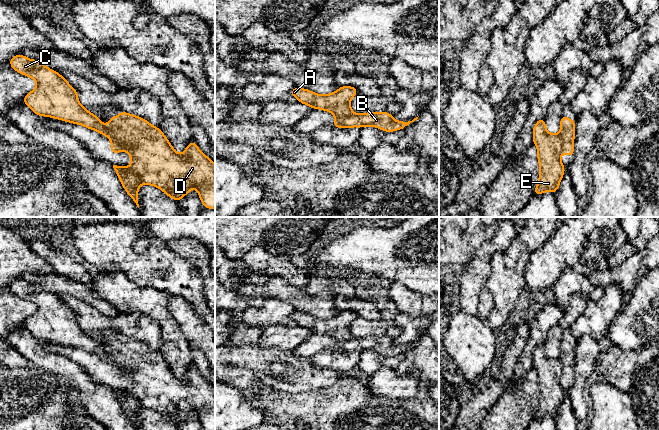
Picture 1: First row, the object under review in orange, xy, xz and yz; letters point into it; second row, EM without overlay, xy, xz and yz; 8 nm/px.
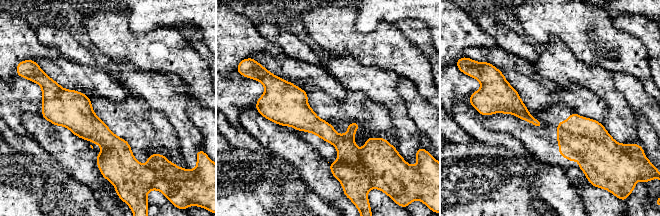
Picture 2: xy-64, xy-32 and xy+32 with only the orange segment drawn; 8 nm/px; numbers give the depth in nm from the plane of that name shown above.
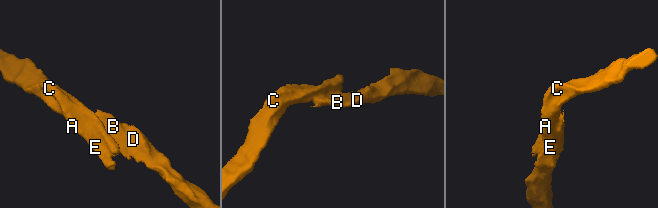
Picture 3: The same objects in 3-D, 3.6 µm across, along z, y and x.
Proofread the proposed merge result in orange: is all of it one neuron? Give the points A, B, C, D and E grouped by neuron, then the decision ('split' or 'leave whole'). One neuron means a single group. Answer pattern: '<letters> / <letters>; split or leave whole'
A C E / B D; split

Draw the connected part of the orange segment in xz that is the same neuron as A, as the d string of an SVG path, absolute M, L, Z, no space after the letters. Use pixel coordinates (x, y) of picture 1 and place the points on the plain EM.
M296 310L291 314L290 318L298 326L306 328L312 333L325 334L338 341L346 341L355 338L350 331L350 325L358 318L358 314L353 310L342 310L331 318L319 319Z

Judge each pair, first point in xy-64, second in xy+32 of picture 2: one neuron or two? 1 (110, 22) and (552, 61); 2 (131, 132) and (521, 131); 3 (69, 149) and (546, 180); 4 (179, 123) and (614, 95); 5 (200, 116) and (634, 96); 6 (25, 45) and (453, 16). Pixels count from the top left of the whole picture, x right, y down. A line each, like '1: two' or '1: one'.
1: two
2: two
3: one
4: one
5: one
6: one

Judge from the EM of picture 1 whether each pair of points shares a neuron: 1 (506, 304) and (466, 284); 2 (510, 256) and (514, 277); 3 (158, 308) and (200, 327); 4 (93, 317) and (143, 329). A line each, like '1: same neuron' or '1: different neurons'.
1: different neurons
2: different neurons
3: different neurons
4: same neuron

